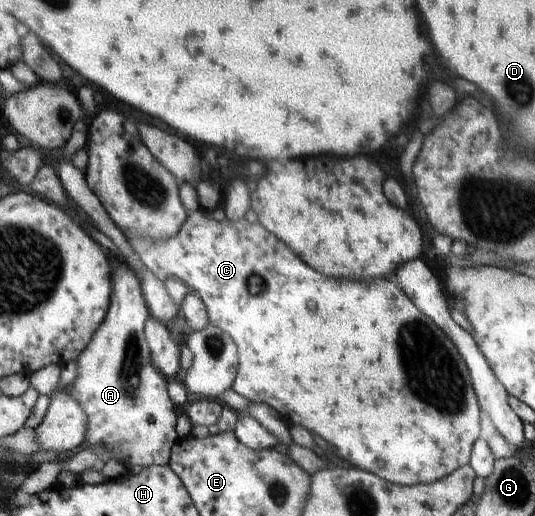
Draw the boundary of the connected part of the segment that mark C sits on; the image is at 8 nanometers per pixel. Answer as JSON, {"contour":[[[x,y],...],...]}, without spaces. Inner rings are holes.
{"contour":[[[198,209],[196,212],[188,212],[186,222],[182,224],[180,232],[168,240],[148,240],[148,238],[138,238],[138,236],[126,236],[130,242],[132,250],[140,257],[145,267],[150,272],[155,273],[161,281],[168,277],[176,277],[186,282],[190,288],[204,302],[208,312],[210,323],[218,328],[222,328],[226,334],[232,336],[239,355],[239,365],[237,366],[236,378],[232,385],[232,390],[252,400],[262,404],[267,404],[274,408],[286,424],[300,424],[312,434],[318,434],[324,438],[328,444],[340,450],[342,458],[352,462],[360,470],[368,470],[392,484],[416,485],[431,483],[448,476],[457,468],[466,466],[470,462],[472,447],[480,436],[480,404],[470,372],[462,360],[462,356],[456,352],[452,340],[440,332],[440,328],[424,316],[414,303],[406,296],[401,289],[397,288],[390,280],[382,278],[376,282],[354,282],[354,280],[336,280],[336,284],[330,284],[328,278],[320,276],[314,272],[310,266],[306,266],[282,240],[270,234],[262,224],[250,224],[244,217],[242,220],[214,220],[210,218],[210,212]]]}

